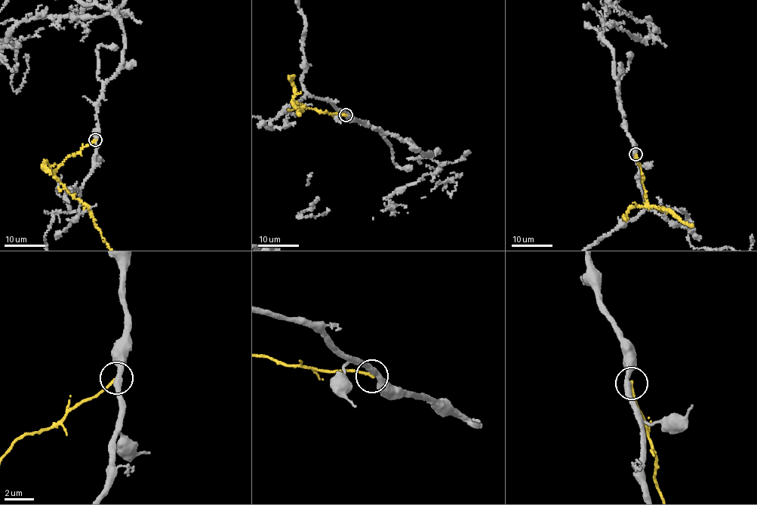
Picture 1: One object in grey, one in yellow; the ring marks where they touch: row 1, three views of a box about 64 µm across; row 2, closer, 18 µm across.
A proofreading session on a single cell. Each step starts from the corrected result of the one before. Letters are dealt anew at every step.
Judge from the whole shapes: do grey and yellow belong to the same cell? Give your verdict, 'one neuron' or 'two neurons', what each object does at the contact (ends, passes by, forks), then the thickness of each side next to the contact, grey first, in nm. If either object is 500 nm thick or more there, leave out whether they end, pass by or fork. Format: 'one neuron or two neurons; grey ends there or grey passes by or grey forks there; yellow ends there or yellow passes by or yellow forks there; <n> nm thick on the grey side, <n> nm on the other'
two neurons; grey passes by; yellow ends there; 380 nm thick on the grey side, 190 nm on the other

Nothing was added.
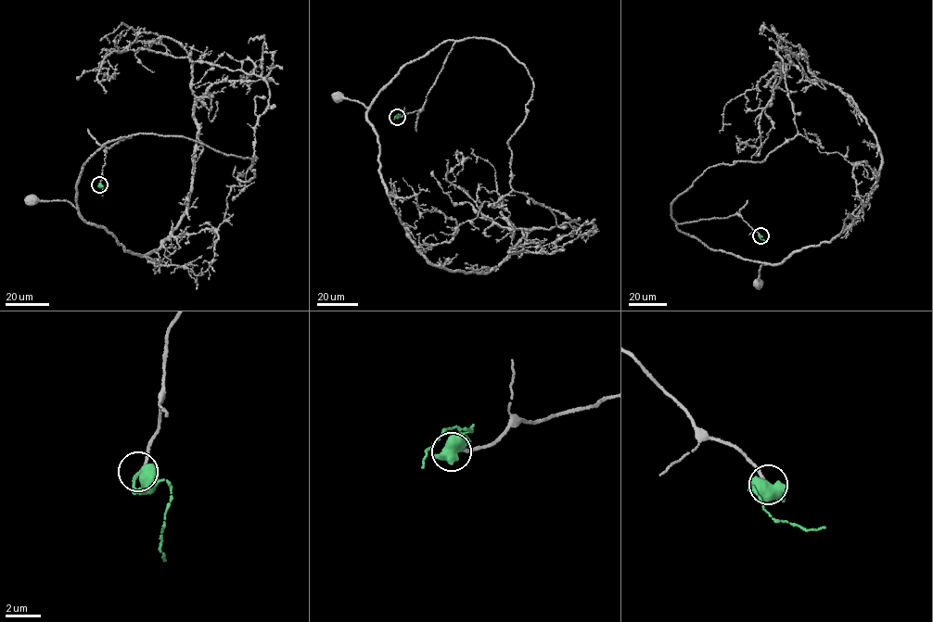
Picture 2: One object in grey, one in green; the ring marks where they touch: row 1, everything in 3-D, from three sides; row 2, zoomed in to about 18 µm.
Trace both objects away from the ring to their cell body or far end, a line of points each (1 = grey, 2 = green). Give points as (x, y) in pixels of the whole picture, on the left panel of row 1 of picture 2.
1: (99, 184), (106, 147), (132, 135), (108, 141), (90, 155), (76, 186), (77, 207), (64, 200), (31, 200)
2: (98, 184), (103, 188), (102, 196)

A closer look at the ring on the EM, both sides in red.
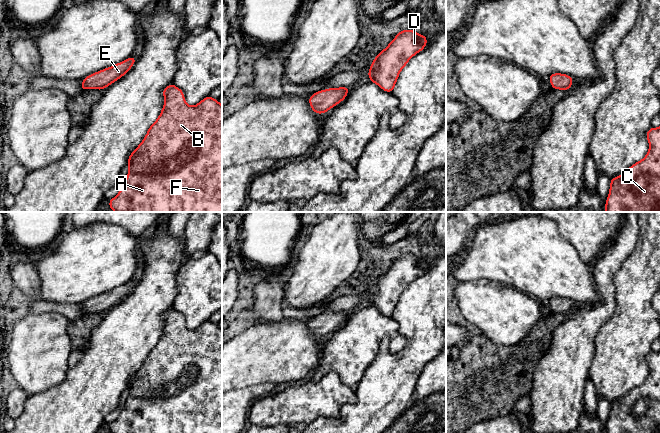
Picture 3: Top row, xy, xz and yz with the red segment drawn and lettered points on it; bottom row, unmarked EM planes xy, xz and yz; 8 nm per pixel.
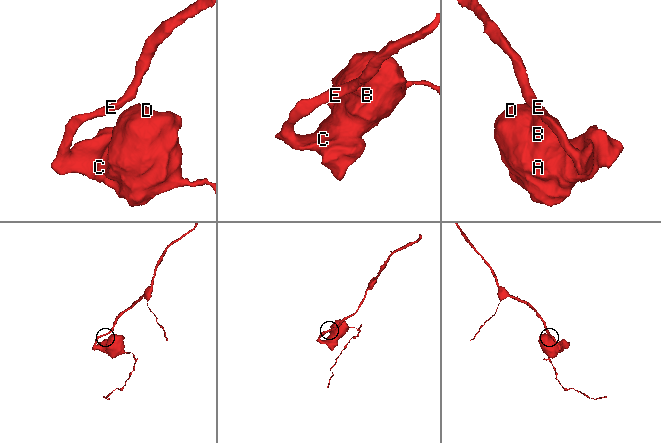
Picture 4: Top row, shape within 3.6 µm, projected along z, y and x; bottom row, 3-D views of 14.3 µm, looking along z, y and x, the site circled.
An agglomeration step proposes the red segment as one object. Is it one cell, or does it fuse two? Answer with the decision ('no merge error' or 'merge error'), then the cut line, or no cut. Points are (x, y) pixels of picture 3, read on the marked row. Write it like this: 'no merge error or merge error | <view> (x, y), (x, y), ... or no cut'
no merge error | no cut

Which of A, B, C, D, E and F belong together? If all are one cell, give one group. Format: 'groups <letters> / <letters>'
groups A B C D E F

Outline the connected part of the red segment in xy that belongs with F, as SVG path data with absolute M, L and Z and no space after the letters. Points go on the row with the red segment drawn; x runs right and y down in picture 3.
M173 83L162 91L165 98L162 111L157 120L149 127L146 136L138 147L129 155L128 174L119 193L108 201L114 212L222 212L222 105L218 99L205 97L195 106L186 103L184 92Z

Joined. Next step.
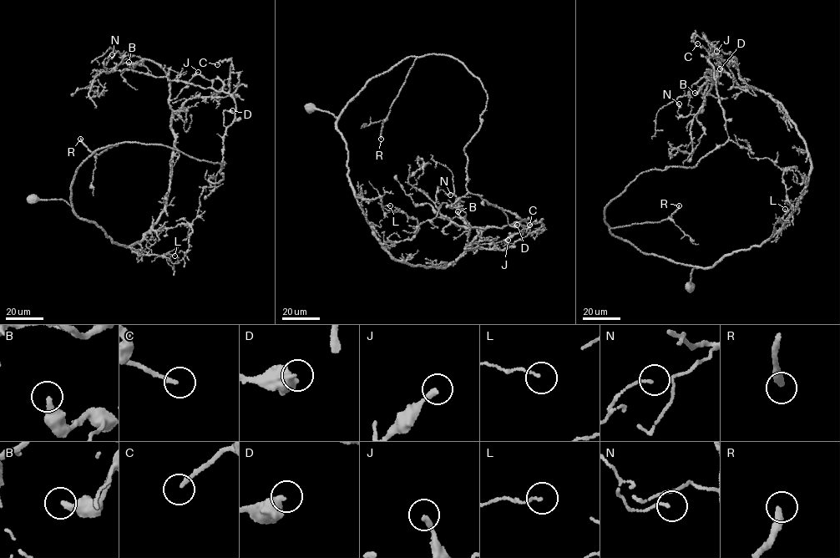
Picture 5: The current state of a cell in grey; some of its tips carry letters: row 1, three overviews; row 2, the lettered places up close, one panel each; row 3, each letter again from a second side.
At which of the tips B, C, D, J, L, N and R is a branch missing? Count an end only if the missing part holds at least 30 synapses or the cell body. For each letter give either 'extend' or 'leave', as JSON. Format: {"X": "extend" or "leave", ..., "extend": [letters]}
{"B": "leave", "C": "leave", "D": "leave", "J": "leave", "L": "leave", "N": "leave", "R": "extend", "extend": ["R"]}

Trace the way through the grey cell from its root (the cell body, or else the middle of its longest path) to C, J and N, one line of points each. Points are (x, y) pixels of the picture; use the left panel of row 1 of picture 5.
C: (32, 200), (63, 200), (118, 246), (140, 241), (166, 200), (173, 114), (227, 85), (231, 61), (217, 64)
J: (32, 200), (63, 200), (118, 246), (141, 240), (166, 200), (175, 139), (170, 100), (198, 72)
N: (32, 200), (63, 200), (126, 247), (159, 219), (175, 139), (170, 82), (148, 59), (107, 72), (112, 54)

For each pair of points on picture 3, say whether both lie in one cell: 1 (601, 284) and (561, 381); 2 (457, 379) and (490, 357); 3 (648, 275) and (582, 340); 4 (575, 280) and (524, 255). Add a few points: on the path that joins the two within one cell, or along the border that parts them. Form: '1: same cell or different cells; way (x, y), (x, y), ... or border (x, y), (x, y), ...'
1: same cell; way (602, 308), (577, 333), (573, 340), (570, 357)
2: same cell; way (465, 379), (468, 379), (482, 365)
3: different cells; border (614, 285), (615, 309), (600, 328)
4: same cell; way (562, 273), (547, 265), (543, 265), (537, 260)

